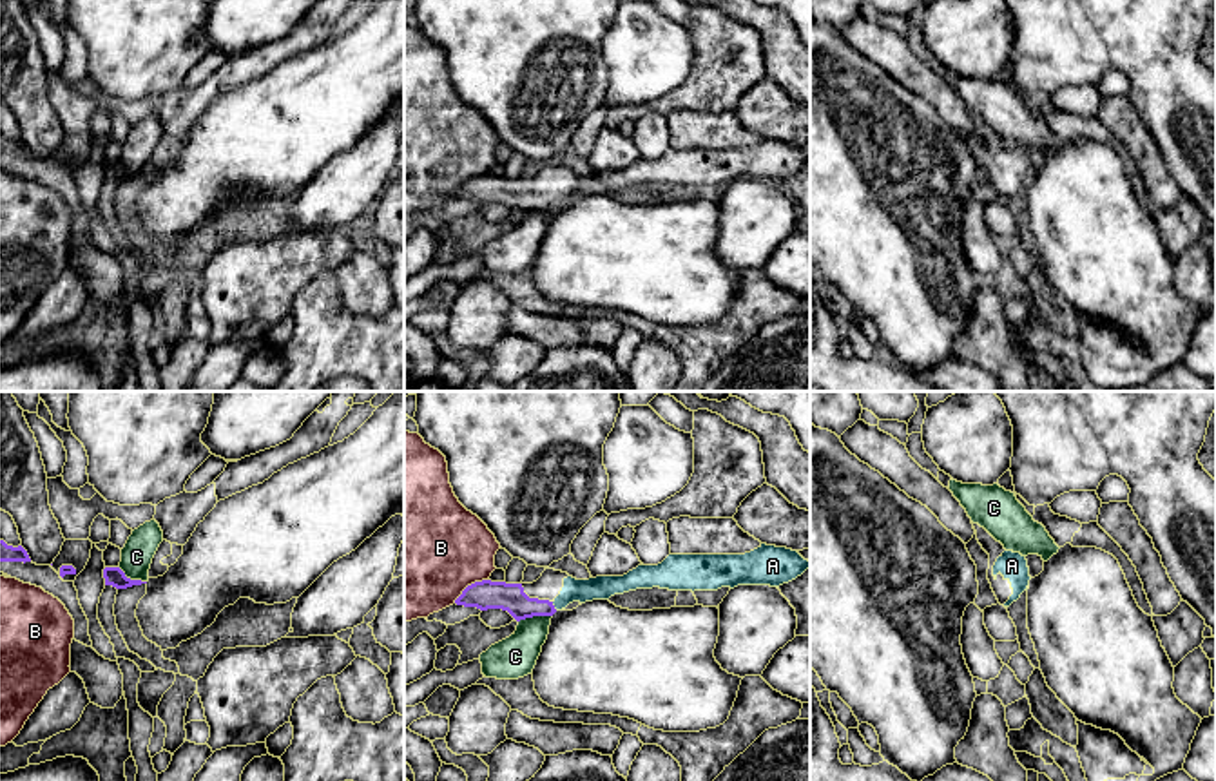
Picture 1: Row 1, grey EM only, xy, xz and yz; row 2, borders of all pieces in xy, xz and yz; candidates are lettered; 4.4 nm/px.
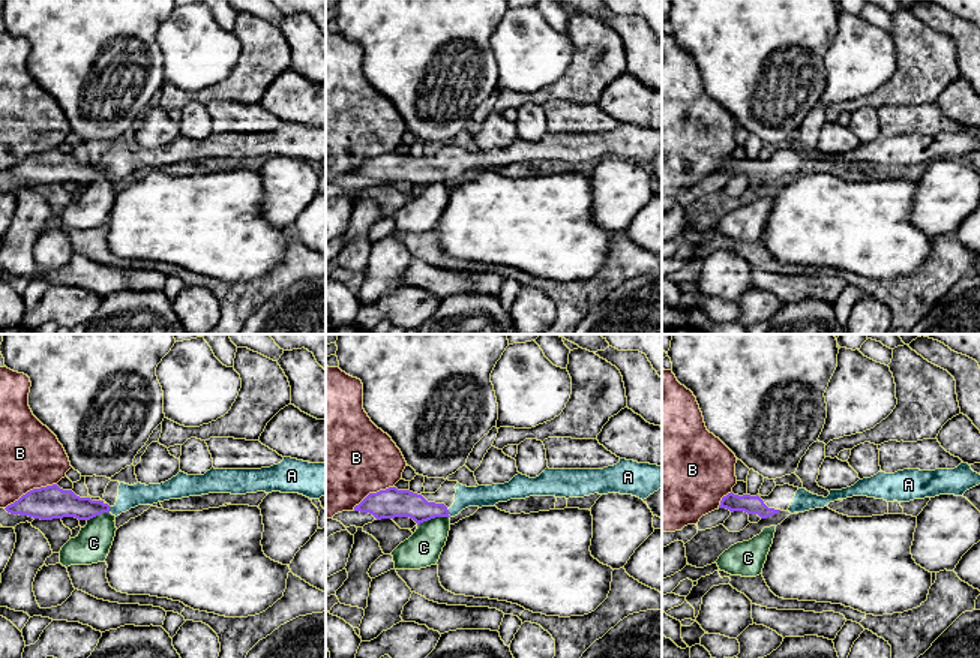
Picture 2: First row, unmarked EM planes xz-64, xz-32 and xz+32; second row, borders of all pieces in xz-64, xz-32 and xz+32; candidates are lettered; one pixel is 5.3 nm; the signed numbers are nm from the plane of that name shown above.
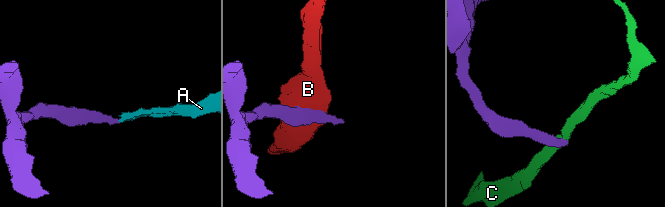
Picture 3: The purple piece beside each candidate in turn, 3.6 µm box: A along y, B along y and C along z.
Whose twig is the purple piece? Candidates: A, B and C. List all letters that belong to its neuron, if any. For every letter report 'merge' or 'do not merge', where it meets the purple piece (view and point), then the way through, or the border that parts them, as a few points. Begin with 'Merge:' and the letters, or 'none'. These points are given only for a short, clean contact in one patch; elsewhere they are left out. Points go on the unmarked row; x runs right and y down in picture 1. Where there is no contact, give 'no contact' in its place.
Merge: A
A: merge; contact xz (553, 200); way xz (499, 189), (521, 200), (553, 200), (573, 183), (602, 182)
B: do not merge; contact xz (472, 178)
C: do not merge; contact xz (535, 209); border xz (551, 209), (533, 209), (519, 216)

